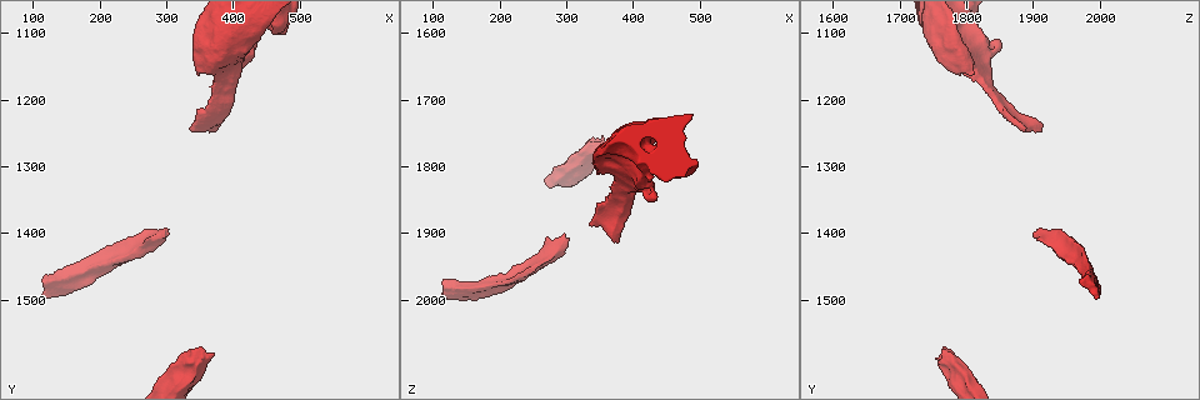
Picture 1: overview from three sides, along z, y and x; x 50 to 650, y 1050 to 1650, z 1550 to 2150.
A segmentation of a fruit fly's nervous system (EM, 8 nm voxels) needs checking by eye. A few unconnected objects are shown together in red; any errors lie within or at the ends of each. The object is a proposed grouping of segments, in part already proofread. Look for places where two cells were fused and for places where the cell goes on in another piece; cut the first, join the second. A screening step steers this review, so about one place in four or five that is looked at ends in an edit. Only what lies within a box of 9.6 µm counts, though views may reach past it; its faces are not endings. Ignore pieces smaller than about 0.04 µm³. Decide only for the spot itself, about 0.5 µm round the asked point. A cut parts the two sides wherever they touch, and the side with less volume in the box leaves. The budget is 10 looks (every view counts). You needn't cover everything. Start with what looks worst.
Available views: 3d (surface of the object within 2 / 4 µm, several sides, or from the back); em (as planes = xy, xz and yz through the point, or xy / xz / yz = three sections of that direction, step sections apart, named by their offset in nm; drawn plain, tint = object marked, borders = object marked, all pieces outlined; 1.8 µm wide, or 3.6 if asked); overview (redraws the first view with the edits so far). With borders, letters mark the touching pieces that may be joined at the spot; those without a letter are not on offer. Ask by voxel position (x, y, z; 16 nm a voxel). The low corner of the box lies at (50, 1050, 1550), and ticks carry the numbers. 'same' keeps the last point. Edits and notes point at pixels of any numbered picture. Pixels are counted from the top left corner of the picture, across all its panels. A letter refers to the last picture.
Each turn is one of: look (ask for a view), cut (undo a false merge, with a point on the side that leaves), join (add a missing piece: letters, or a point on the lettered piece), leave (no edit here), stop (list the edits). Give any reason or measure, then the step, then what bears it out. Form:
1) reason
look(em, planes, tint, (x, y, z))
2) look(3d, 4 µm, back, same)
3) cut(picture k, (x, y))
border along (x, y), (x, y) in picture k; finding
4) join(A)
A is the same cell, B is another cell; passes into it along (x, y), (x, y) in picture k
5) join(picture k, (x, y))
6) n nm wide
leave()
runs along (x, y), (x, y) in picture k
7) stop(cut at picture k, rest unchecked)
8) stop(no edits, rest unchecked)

end of a long branch
look(3d, 2 µm, (115, 1500, 1990))

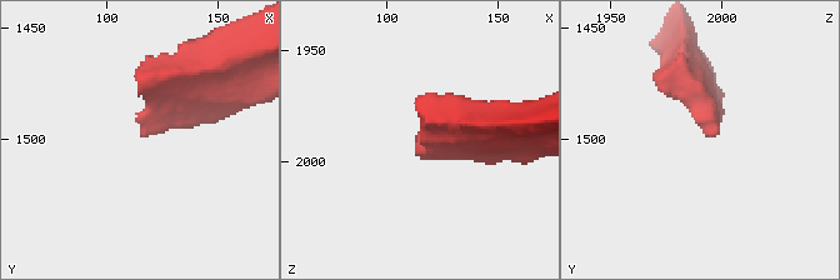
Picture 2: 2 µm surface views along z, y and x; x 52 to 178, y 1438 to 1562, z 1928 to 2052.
look(em, planes, tint, (118, 1499, 1993))

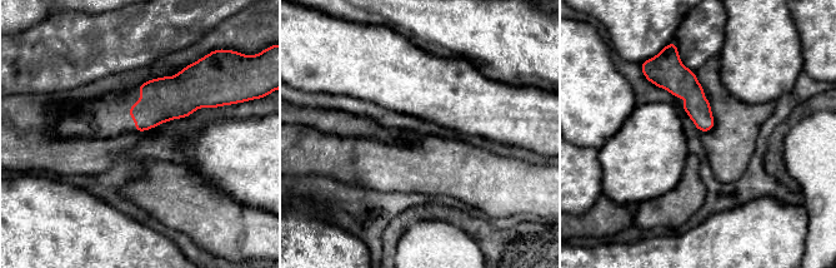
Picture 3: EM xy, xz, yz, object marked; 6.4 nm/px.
see the neighbours
look(em, planes, borders, same)

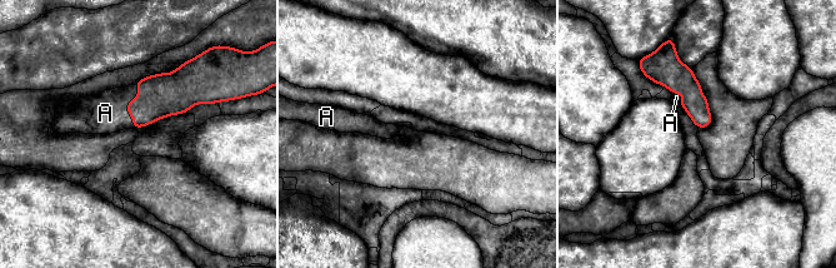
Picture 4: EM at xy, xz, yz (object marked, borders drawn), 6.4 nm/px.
join(picture 4, (676, 97))
A is the same cell; passes into it along (662, 66), (689, 92), (676, 97) in picture 4; the cell continues

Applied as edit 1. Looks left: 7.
an open end
look(3d, 4 µm, (295, 1400, 1900))

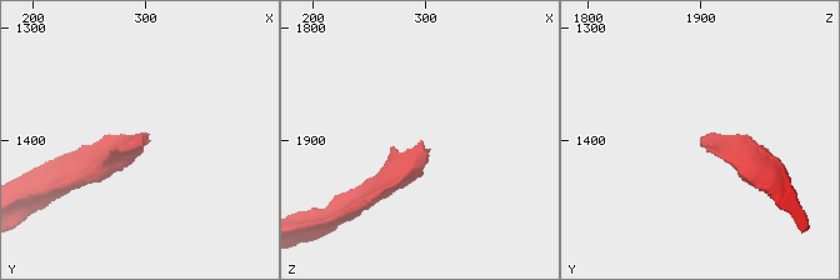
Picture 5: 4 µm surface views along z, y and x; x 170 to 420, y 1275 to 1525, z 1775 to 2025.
now the EM
look(em, yz, step 4, tint, (300, 1398, 1902))

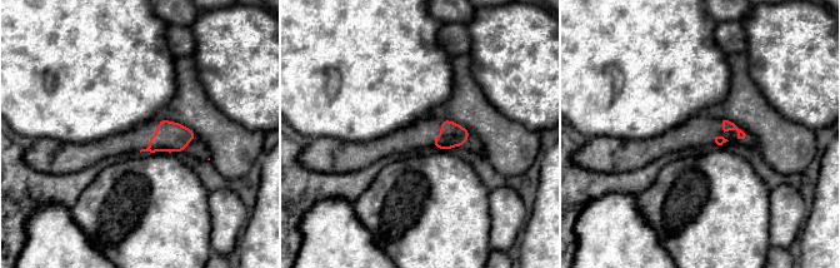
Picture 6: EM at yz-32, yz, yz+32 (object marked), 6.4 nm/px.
look(em, yz, step 4, borders, same)

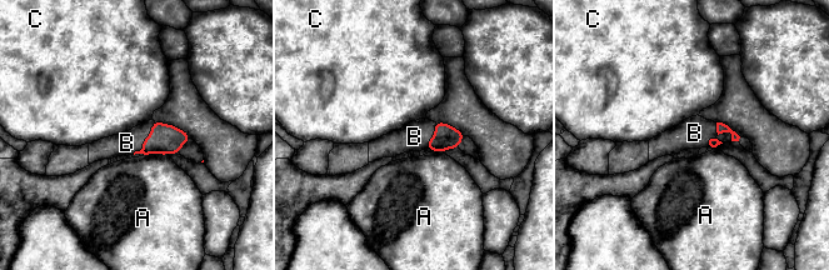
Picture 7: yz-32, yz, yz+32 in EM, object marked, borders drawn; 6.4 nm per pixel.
join(picture 7, (126, 143))
B is the same cell, A and C are other cells; it goes on there

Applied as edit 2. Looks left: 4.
redraw
look(overview)

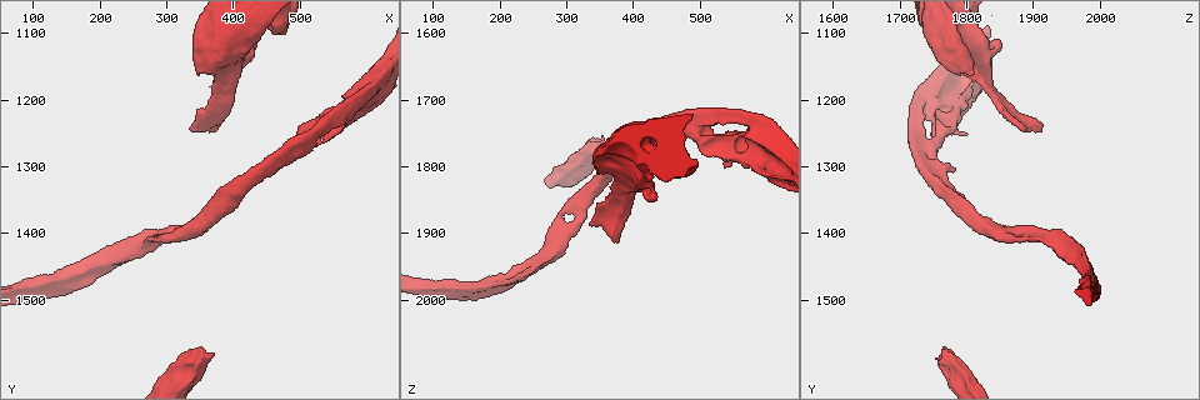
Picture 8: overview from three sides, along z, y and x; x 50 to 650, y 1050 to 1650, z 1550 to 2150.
thick turns thin
look(em, planes, borders, (340, 1595, 1780))

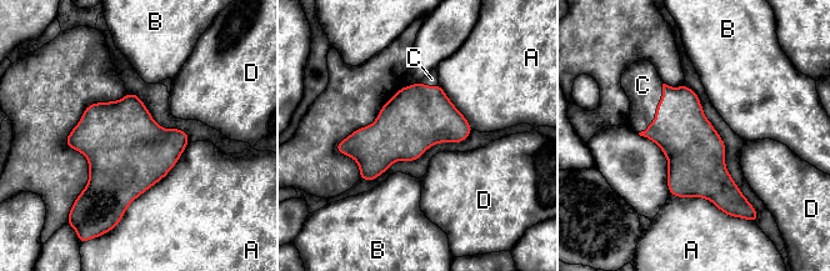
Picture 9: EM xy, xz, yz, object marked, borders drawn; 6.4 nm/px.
join(picture 9, (643, 85))
C is the same cell, A, B and D are other cells; passes into it along (684, 134), (654, 113), (643, 85) in picture 9; it goes on there

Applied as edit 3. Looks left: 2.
look(overview)

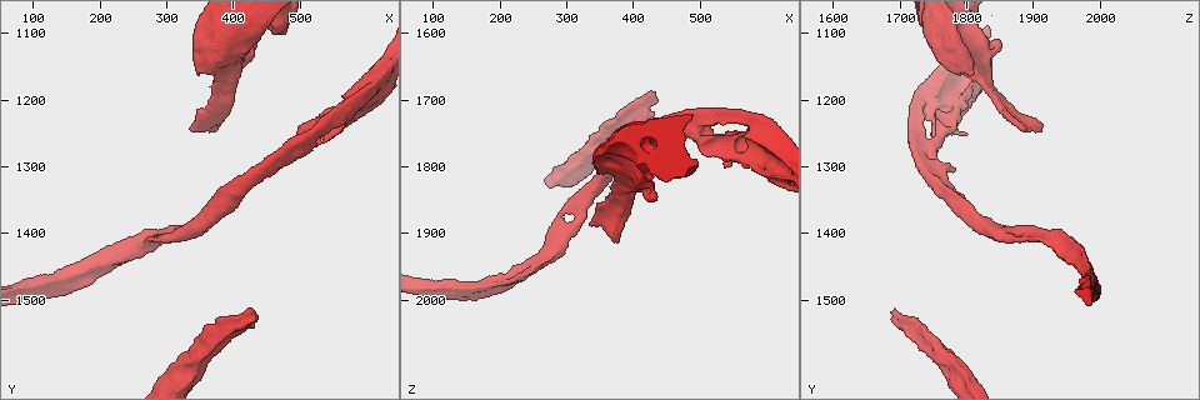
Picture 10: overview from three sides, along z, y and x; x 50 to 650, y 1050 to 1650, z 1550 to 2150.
look(em, planes, borders, (425, 1125, 1840))

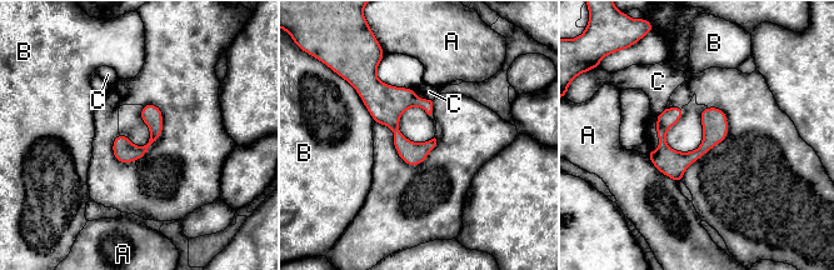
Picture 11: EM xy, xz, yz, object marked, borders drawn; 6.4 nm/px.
150 nm wide
leave()
A, B and C are other cells; border along (665, 108), (655, 116) in picture 11; all the same cell

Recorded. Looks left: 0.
stop(join at picture 4, join at picture 7, join at picture 9, rest unchecked)

